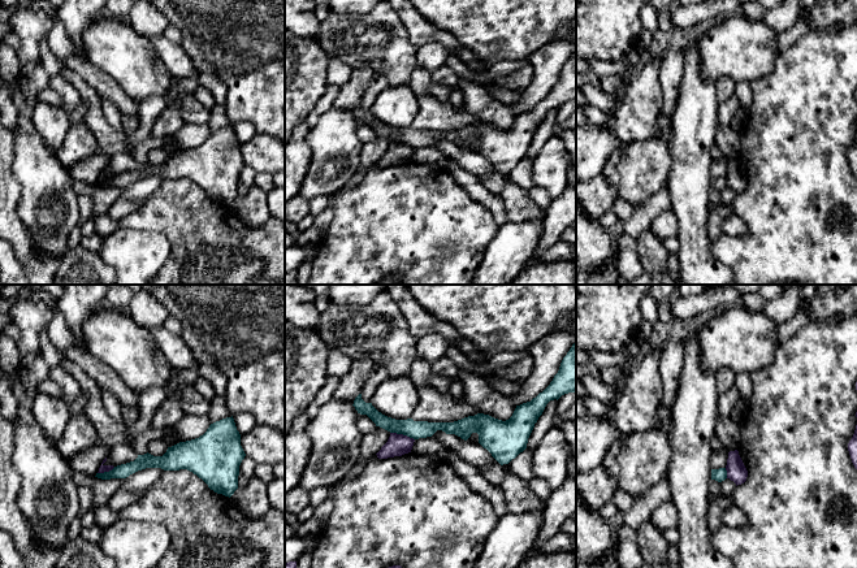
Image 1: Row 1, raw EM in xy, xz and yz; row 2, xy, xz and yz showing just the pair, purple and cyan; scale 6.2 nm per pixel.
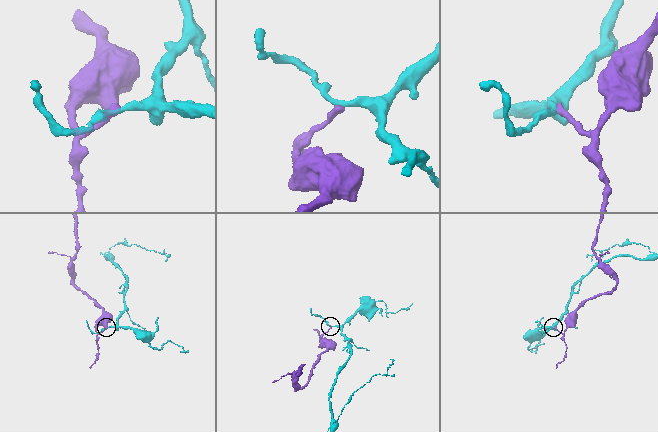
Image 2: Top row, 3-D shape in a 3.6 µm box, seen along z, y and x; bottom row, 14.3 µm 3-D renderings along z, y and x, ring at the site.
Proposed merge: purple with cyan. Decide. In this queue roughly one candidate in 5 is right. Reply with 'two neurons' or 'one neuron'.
two neurons

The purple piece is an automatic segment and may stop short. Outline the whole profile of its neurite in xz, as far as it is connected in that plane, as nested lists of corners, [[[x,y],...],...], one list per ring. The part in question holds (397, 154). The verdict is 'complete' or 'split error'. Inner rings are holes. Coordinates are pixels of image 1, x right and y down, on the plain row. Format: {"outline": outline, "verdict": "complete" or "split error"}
{"outline": [[[390,142],[388,151],[376,162],[378,168],[402,165],[411,161],[415,148],[403,143]]], "verdict": "complete"}

